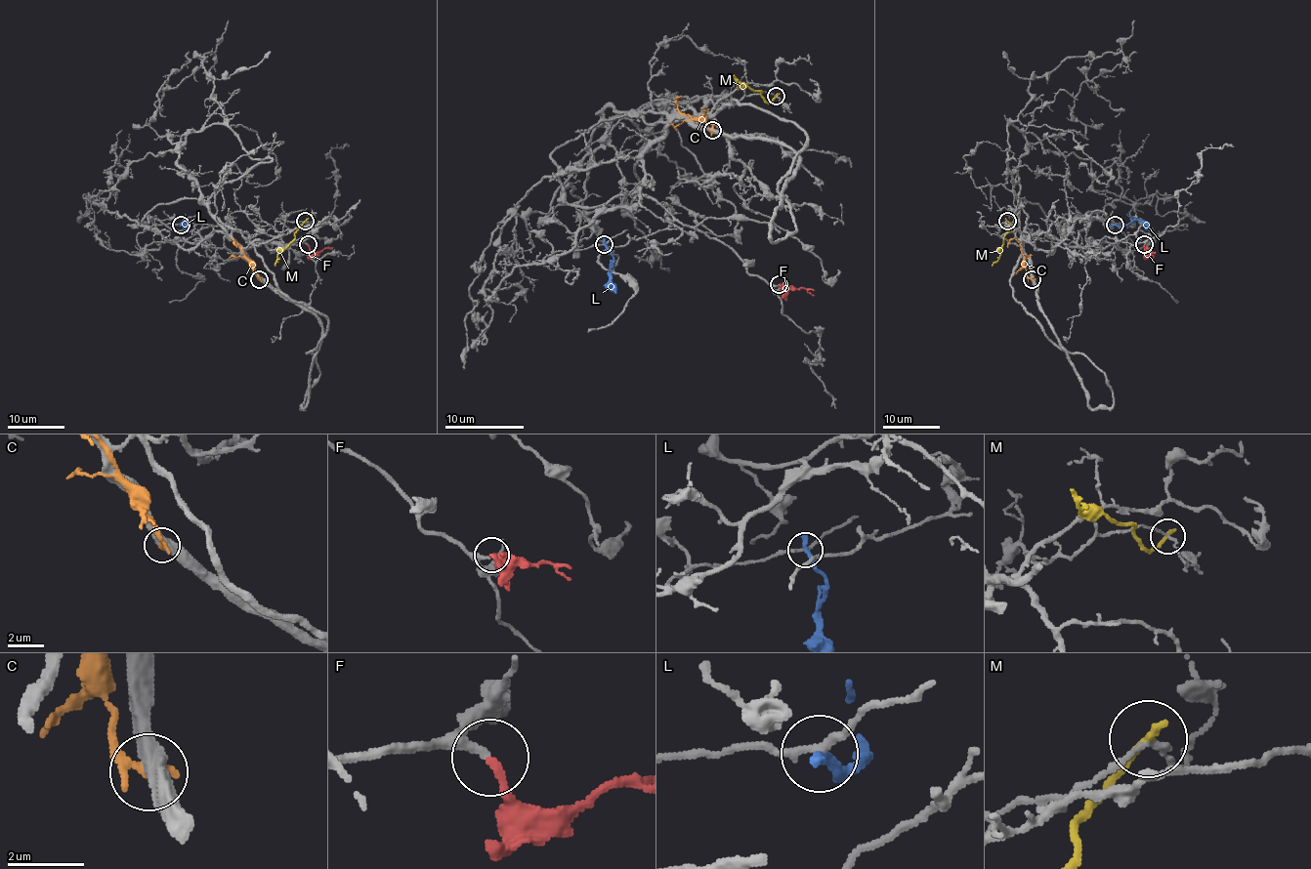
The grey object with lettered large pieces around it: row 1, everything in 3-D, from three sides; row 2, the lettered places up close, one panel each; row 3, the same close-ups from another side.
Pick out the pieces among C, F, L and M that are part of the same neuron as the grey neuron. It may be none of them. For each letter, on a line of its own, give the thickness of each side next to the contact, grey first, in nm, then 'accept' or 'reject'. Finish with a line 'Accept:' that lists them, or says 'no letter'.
C: calibres 480 and 280 nm; reject
F: calibres 170 and 190 nm; accept
L: calibres 190 and 340 nm; reject
M: calibres 130 and 240 nm; reject
Accept: F

